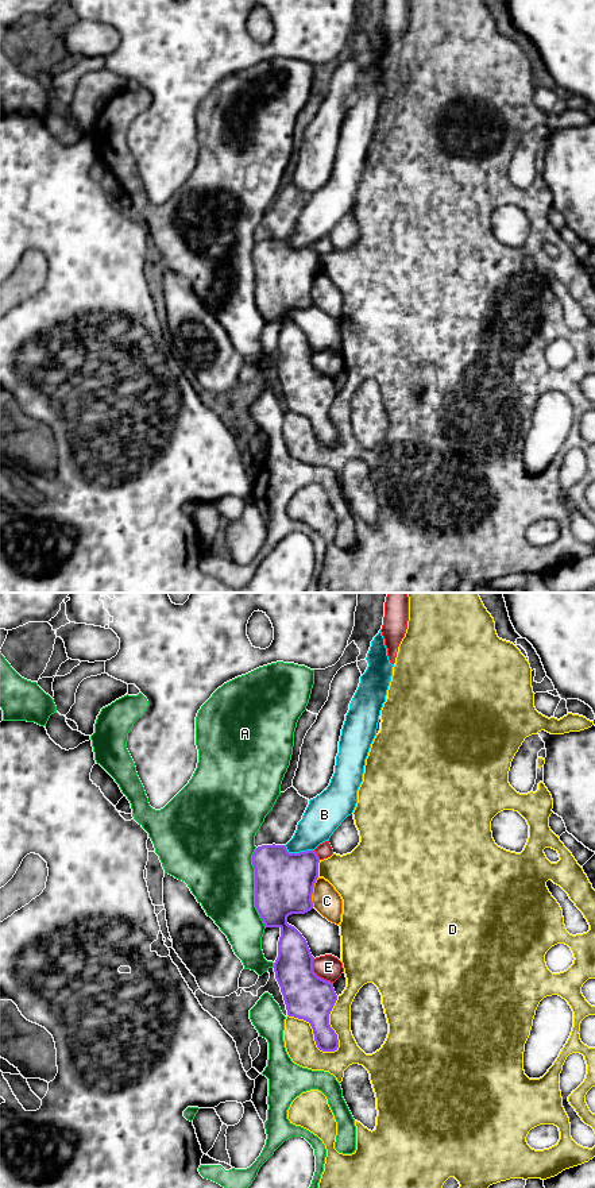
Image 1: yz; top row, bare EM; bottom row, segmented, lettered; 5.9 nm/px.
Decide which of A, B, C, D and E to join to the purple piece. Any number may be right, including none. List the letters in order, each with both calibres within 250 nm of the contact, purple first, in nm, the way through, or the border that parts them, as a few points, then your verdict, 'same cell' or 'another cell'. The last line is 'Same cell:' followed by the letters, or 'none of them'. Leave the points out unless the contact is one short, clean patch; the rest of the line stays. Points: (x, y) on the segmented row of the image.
A: calibres 360 and 400 nm; another cell
B: calibres 360 and 220 nm; another cell
C: calibres 360 and 170 nm; same cell
D: calibres 280 and 180 nm; another cell
E: calibres 280 and 150 nm; another cell
Same cell: C

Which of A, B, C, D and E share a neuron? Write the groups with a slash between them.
A / B / C / D / E

